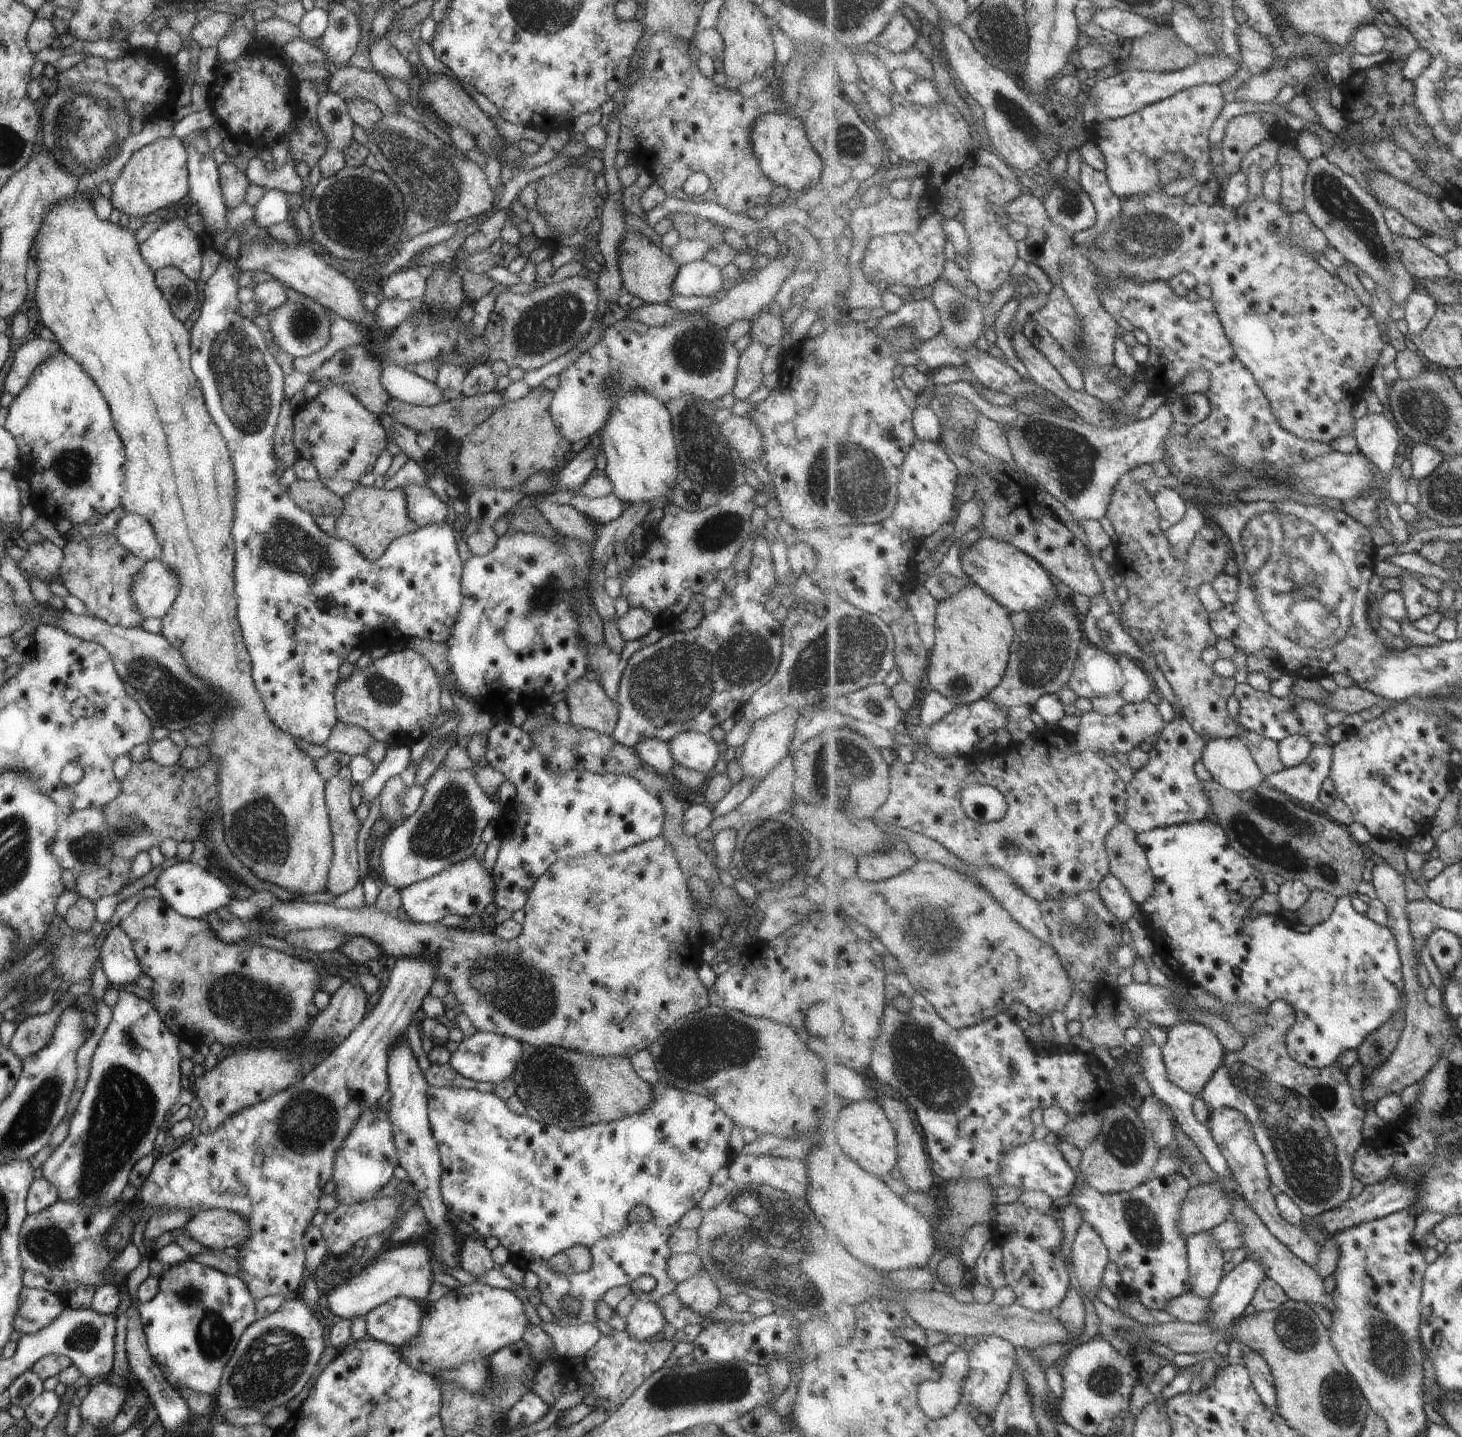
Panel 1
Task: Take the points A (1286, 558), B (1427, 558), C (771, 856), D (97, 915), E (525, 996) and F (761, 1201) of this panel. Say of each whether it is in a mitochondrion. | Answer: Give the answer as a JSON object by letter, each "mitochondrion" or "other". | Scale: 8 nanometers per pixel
{"A":"mitochondrion","B":"other","C":"mitochondrion","D":"other","E":"mitochondrion","F":"mitochondrion"}

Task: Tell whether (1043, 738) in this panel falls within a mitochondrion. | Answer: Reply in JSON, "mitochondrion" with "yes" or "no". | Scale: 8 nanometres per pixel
{"mitochondrion":"no"}

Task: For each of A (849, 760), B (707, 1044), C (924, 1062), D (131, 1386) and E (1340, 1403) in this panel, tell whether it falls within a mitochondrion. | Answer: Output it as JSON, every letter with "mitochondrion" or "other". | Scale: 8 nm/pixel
{"A":"mitochondrion","B":"mitochondrion","C":"mitochondrion","D":"other","E":"mitochondrion"}

